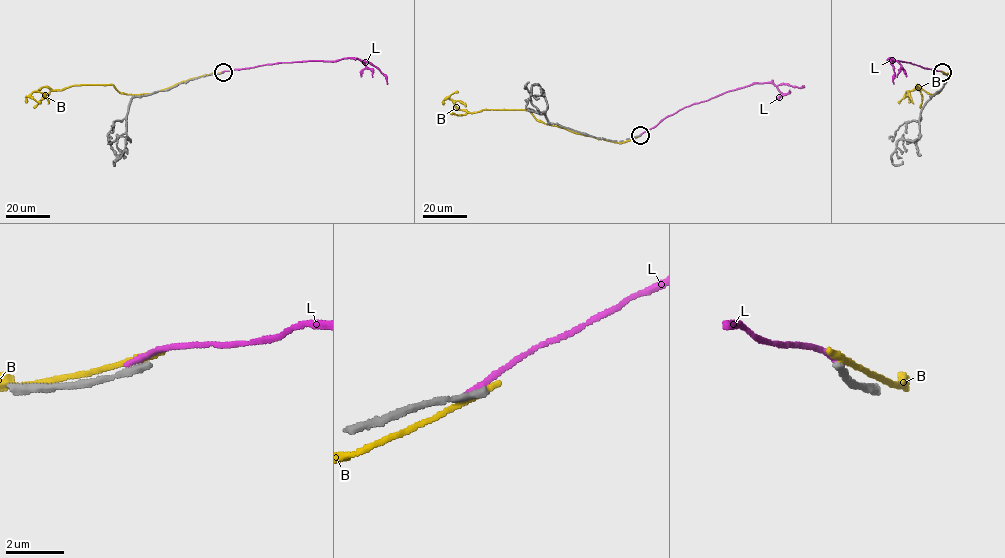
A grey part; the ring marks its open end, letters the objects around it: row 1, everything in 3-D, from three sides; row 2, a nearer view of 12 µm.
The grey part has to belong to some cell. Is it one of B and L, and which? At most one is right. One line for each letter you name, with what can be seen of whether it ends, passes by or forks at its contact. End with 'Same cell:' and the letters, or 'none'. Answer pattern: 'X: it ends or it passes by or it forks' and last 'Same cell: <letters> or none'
Same cell: none

